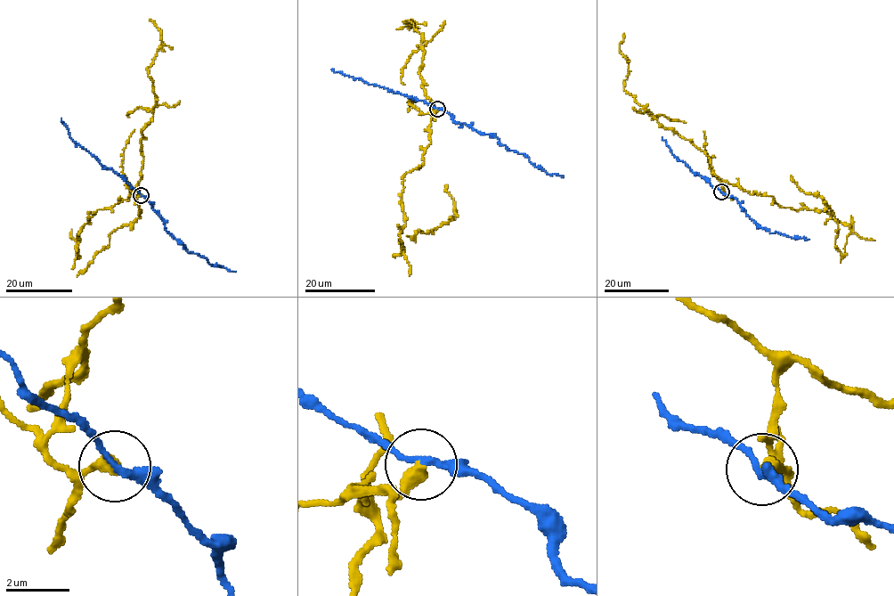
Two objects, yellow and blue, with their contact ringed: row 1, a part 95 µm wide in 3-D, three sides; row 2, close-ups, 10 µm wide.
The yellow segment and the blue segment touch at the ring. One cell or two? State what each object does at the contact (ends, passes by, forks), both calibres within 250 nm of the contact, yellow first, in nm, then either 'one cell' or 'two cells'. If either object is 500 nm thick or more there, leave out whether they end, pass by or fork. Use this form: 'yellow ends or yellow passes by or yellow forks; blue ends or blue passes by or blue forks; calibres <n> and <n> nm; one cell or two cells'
yellow ends; blue passes by; calibres 420 and 200 nm; two cells

